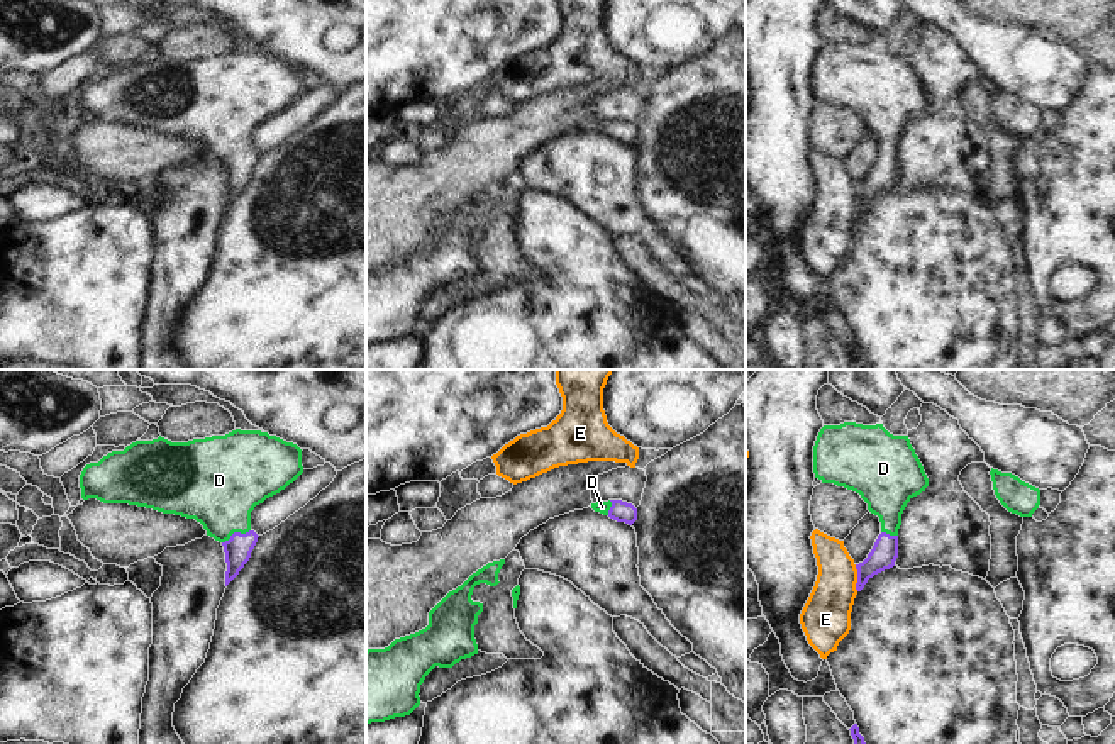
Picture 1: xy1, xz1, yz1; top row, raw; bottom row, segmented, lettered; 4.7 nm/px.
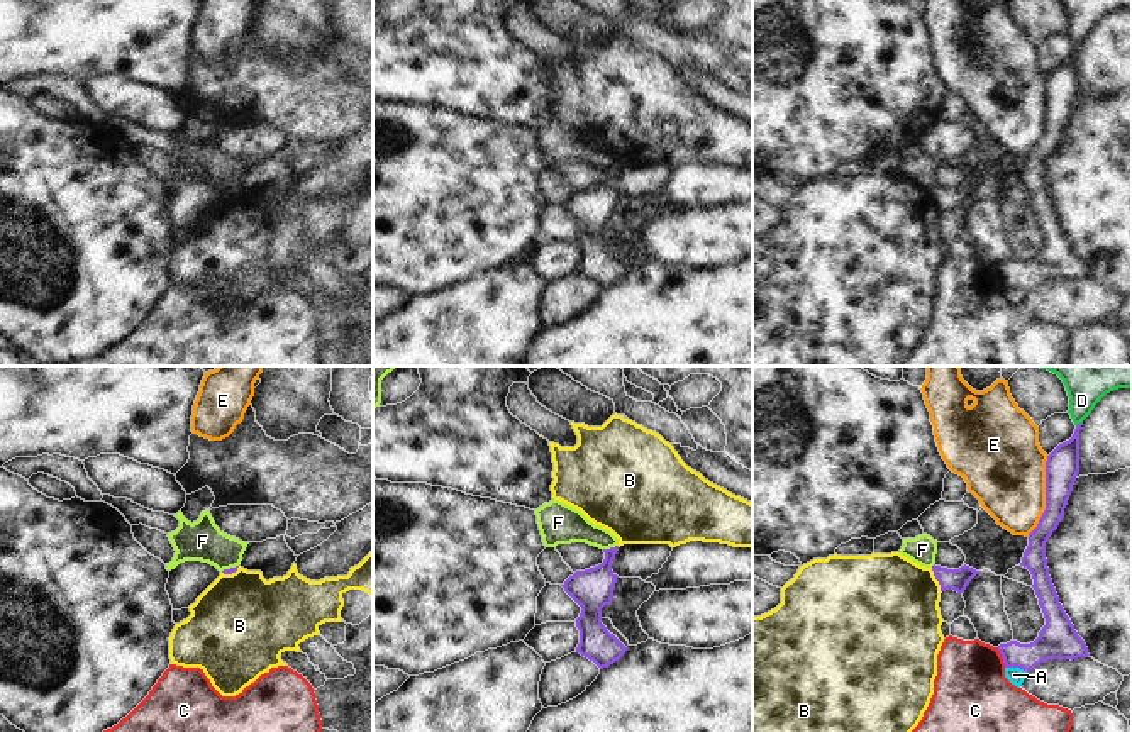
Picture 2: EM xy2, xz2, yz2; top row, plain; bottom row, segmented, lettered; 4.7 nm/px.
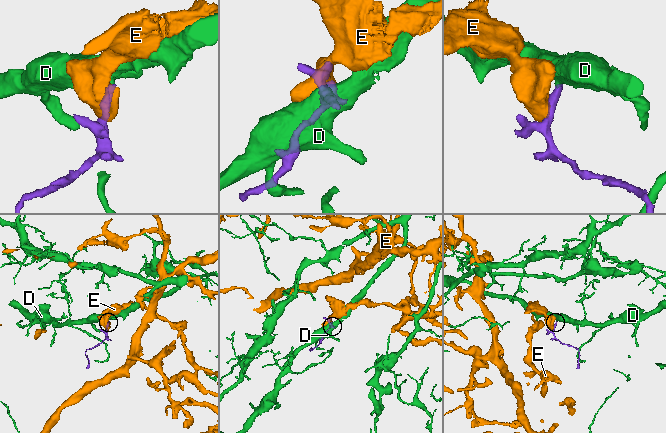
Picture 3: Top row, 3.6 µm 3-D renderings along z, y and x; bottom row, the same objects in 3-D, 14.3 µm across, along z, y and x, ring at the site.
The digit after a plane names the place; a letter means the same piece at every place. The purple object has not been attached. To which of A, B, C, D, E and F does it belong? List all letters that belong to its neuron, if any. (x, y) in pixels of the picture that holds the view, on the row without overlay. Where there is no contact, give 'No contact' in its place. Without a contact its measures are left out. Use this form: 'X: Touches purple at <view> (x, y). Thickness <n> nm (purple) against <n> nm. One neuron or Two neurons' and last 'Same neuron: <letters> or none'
A: Touches purple at yz2 (1017, 287). Thickness 190 nm (purple) against 80 nm. Two neurons
B: Touches purple at yz2 (936, 199). Thickness 100 nm (purple) against 460 nm. Two neurons
C: Touches purple at yz2 (1002, 277). Thickness 160 nm (purple) against 380 nm. Two neurons
D: Touches purple at xy1 (236, 153). Thickness 130 nm (purple) against 400 nm. One neuron
E: Touches purple at yz2 (1046, 117). Thickness 160 nm (purple) against 380 nm. Two neurons
F: Touches purple at xz2 (610, 168). Thickness 190 nm (purple) against 180 nm. Two neurons
Same neuron: D

